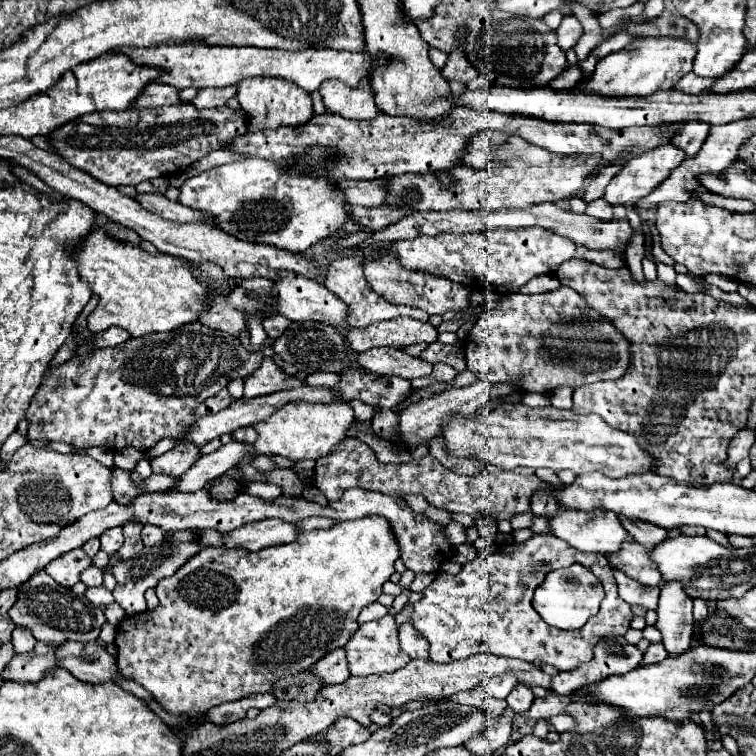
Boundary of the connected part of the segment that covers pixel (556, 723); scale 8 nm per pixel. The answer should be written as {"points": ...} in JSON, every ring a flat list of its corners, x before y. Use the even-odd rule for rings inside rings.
{"points":[[554,715,550,717,550,727,556,729,558,733,564,733,564,731,570,731,570,727,574,727,574,719,570,715]]}

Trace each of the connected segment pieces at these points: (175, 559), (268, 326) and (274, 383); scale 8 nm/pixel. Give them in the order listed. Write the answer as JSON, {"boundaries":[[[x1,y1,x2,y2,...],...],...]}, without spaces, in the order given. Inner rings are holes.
{"boundaries":[[[176,531,168,541,164,541,164,545,150,547,150,549,146,549,146,553,140,551,136,557,124,561,124,567,116,567,116,571,114,571,114,577,116,577,114,597,116,597,118,605,128,615,136,615,136,613,146,611,146,599,144,599,146,589,156,587,166,577,172,577,200,549,202,549,202,545,196,541,196,533,194,531],[118,591,122,591,122,593,118,593]],[[270,317,268,321,264,319,264,329,266,329,266,333,270,335,270,337,278,337,280,333,284,333,284,329,288,329,288,325,290,325,292,321,290,319,286,319,286,317]],[[266,357,256,373,244,381,244,397,260,397,268,393,276,393,282,389,294,389,304,387,306,381,286,375,272,357]]]}

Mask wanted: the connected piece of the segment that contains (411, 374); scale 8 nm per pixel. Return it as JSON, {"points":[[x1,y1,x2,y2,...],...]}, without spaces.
{"points":[[374,347,356,355,362,369,376,375,398,375,404,379,426,377,432,373,432,363,416,359,396,347]]}

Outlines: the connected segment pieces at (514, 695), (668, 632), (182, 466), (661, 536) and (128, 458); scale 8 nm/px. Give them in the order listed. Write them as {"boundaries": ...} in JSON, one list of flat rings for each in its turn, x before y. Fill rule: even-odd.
{"boundaries":[[[526,685,514,687,512,693,506,697,508,707,510,707,514,713,518,713,518,715,526,713,526,711,530,709,530,703,534,701,534,695,530,695,530,693,532,693,532,691,530,691]],[[678,581,666,583,660,589,656,607,656,629,662,633,662,645,668,657,680,657,692,645,692,599,684,593]],[[192,443,186,445,178,445,176,449,156,457,150,461,152,465,152,473,162,473,162,475,172,475,172,477,180,477,180,473,186,473,194,461,198,459,198,447]],[[622,521,622,525,624,529,628,529,628,535,646,549,654,549,658,543,670,537,666,529,656,529,656,525,644,525,644,521]],[[132,447,120,449,114,453,114,465,122,467,126,471,132,471,142,457,144,457,144,451,140,451,140,449,132,449]]]}

